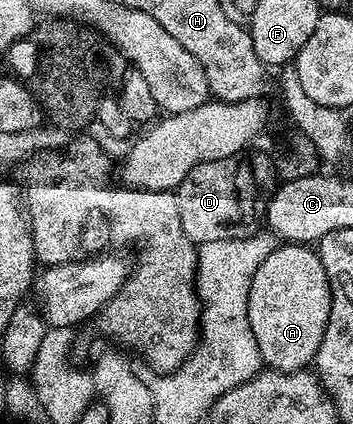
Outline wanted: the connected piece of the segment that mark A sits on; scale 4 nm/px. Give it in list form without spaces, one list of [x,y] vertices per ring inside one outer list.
[[[278,245],[265,258],[263,265],[255,269],[251,293],[247,297],[247,317],[251,321],[251,333],[255,333],[255,345],[259,345],[262,364],[275,371],[306,370],[316,360],[327,329],[332,300],[327,273],[316,250],[305,245]]]

